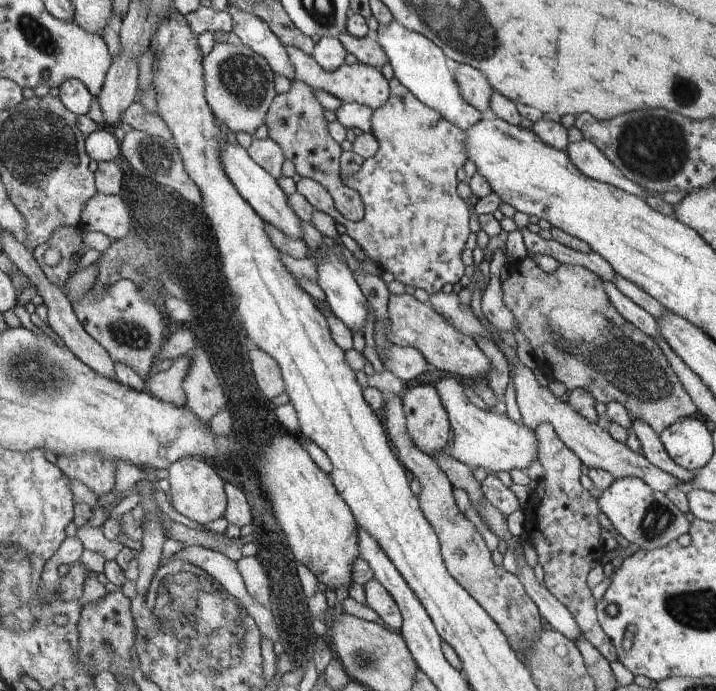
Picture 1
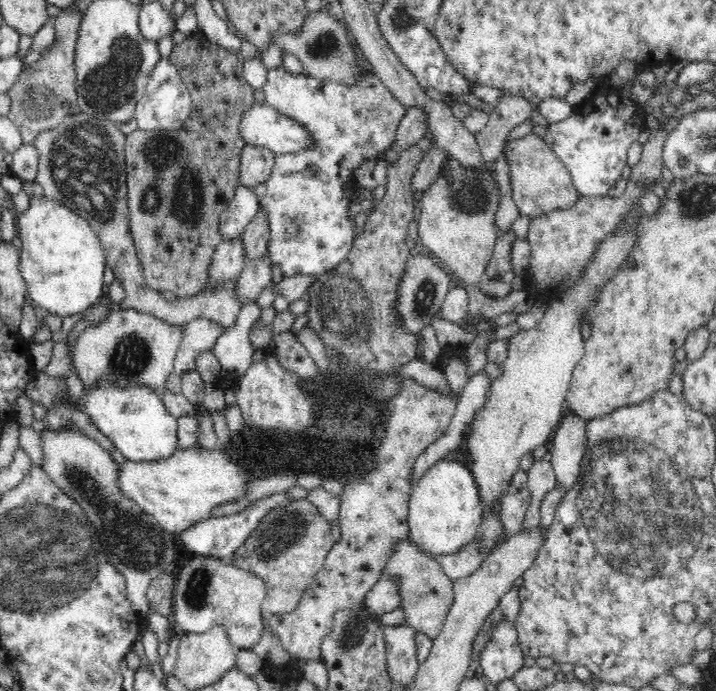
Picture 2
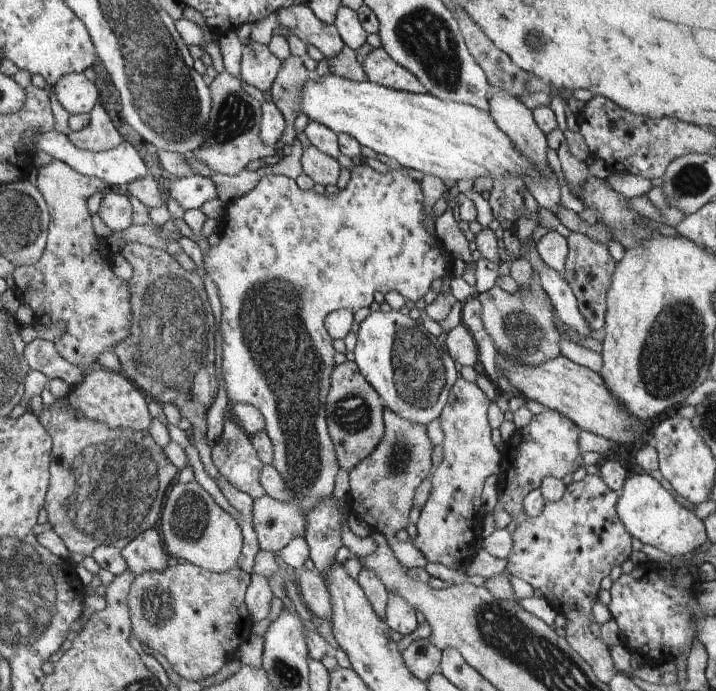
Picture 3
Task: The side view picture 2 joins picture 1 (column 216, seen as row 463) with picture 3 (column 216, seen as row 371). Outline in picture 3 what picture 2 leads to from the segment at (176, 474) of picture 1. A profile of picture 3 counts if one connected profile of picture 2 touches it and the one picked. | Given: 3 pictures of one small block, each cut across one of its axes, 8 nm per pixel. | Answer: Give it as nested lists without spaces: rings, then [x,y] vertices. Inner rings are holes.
[[[195,481],[188,484],[178,482],[177,486],[172,486],[167,505],[163,509],[162,520],[159,529],[163,531],[164,543],[167,544],[172,557],[186,559],[192,565],[217,574],[240,569],[243,550],[241,527]]]

